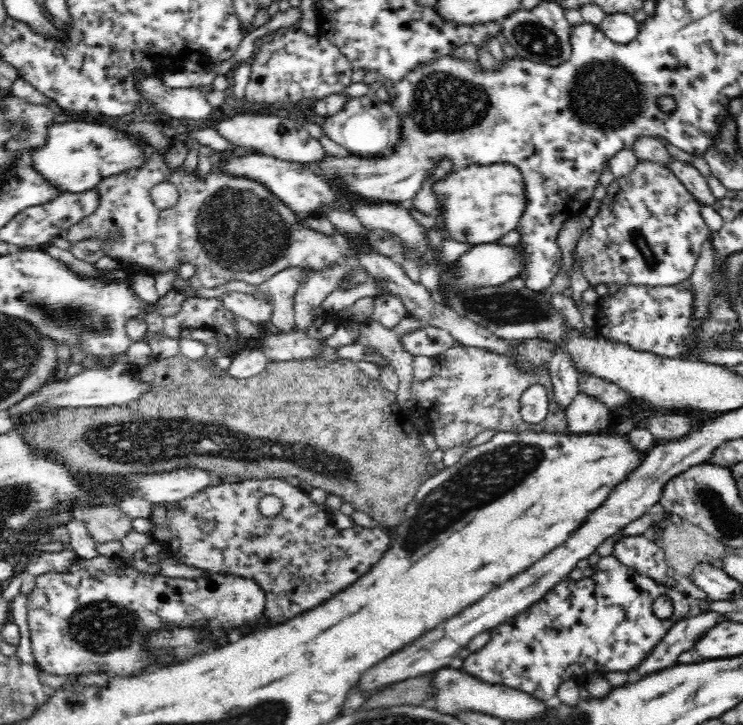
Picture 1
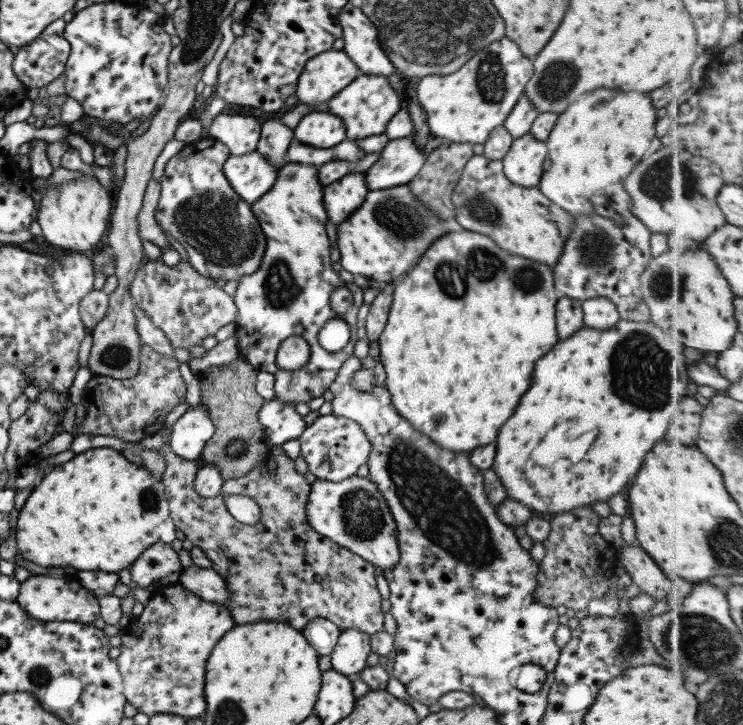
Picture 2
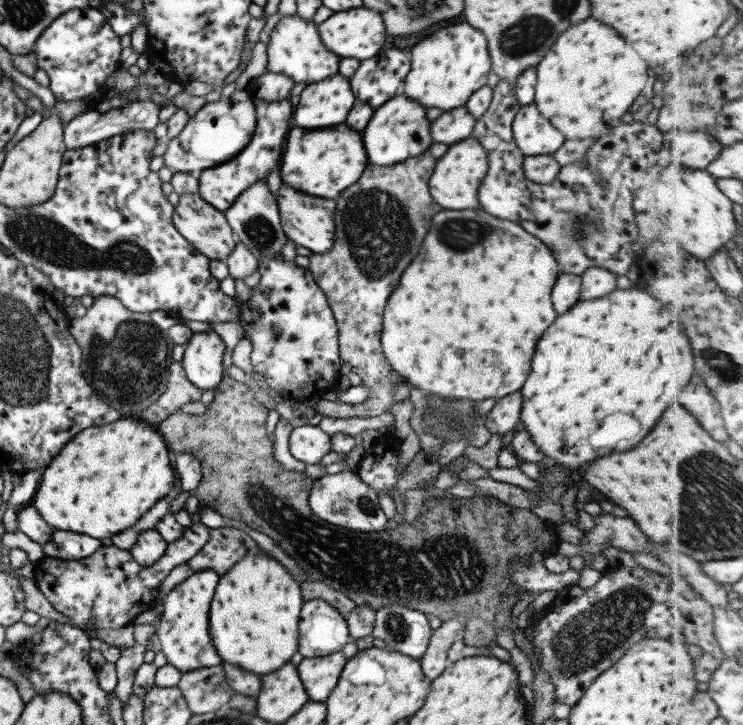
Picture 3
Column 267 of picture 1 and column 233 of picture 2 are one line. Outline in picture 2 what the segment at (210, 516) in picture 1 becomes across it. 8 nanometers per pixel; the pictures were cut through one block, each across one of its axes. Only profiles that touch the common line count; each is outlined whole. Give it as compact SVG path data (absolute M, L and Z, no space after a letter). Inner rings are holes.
M168 444L161 445L159 449L163 450L163 462L165 462L165 468L160 480L163 484L163 490L167 496L167 504L173 524L176 526L177 530L181 530L181 532L183 532L184 538L187 538L187 540L191 542L192 546L196 546L204 552L205 556L211 563L210 569L224 578L223 583L225 583L225 587L227 587L227 591L229 591L229 602L227 602L227 606L229 606L229 610L231 610L231 616L233 616L235 624L251 624L251 622L259 622L259 620L277 620L280 623L283 622L283 624L291 626L291 628L295 628L295 630L300 630L310 620L321 617L333 622L333 624L337 625L337 628L341 631L347 628L355 628L367 633L368 635L379 632L382 629L383 624L383 615L381 612L381 605L383 602L381 601L379 592L376 588L377 584L374 577L374 574L376 574L374 566L366 560L363 560L360 556L345 550L345 548L341 548L341 546L335 544L335 542L331 542L328 538L320 536L309 526L309 524L307 524L305 503L307 502L310 484L305 481L303 475L298 474L295 471L295 468L293 467L293 460L289 459L289 457L285 455L285 452L281 449L280 445L268 445L269 447L266 450L266 455L251 472L239 478L223 481L221 493L209 498L199 496L193 488L194 474L197 470L197 464L195 461L183 460L183 458L179 458L179 456L170 449ZM229 495L248 496L251 500L253 500L253 502L255 502L255 504L257 504L260 515L259 520L255 525L249 526L241 524L240 522L237 522L231 514L229 514L229 512L227 512L227 507L225 507L225 501L223 501L223 498Z

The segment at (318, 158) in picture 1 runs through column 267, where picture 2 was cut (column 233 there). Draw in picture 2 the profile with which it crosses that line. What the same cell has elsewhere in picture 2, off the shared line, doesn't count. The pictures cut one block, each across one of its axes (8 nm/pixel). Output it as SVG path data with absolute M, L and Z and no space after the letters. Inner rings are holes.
M218 114L207 128L207 136L227 147L230 155L239 156L255 151L260 124L254 117Z

